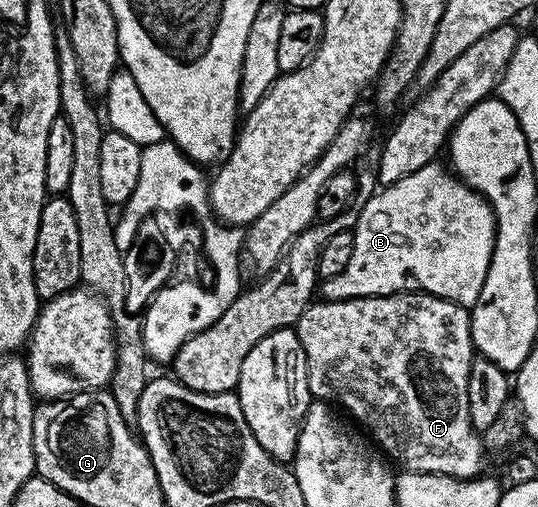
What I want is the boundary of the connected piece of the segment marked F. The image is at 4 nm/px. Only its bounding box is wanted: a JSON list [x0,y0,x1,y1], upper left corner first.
[294,290,486,480]

